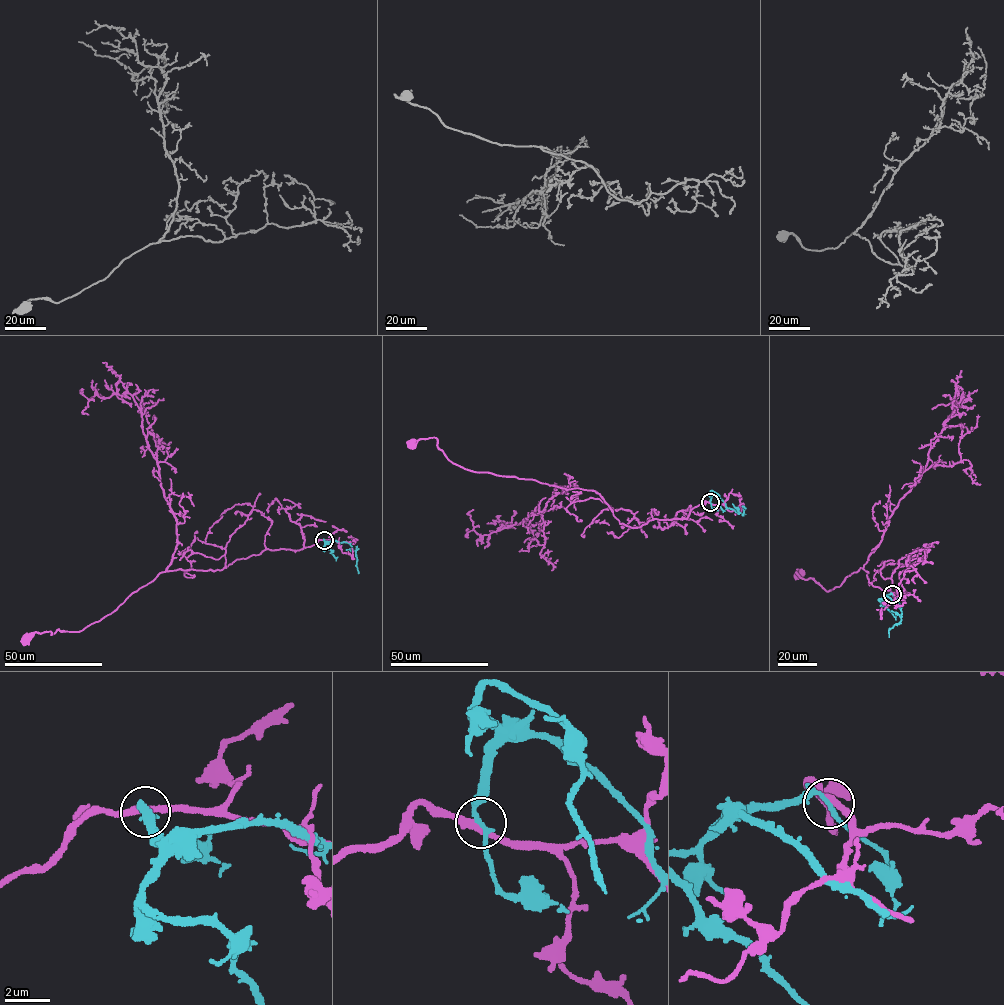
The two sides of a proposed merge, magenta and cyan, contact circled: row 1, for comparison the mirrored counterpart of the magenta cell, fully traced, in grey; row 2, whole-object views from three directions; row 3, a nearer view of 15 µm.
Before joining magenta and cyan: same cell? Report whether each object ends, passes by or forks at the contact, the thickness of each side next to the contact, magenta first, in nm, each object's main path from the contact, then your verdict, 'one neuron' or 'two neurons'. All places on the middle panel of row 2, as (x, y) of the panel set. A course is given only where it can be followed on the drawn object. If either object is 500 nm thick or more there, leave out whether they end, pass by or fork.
magenta passes by; cyan passes by; calibres 280 and 190 nm; course magenta (710, 503), (686, 518), (631, 527), (593, 491), (464, 469), (435, 438), (411, 445); course cyan (710, 503), (710, 497), (716, 495), (727, 507), (742, 515), (745, 508); two neurons

